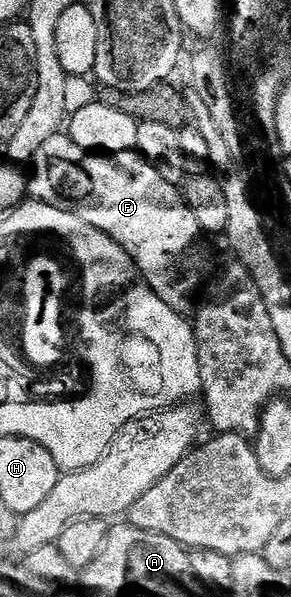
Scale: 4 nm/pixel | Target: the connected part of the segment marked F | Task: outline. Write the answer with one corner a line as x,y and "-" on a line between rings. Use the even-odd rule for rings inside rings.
61,132
36,147
31,166
31,197
59,210
69,210
107,238
113,238
132,257
140,277
163,302
183,307
183,302
199,288
204,270
196,247
196,241
202,238
198,220
185,204
183,193
162,180
139,153
124,150
109,156
89,152

